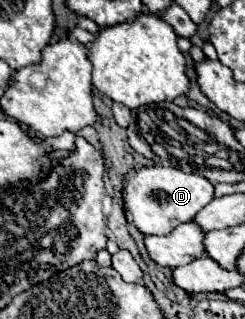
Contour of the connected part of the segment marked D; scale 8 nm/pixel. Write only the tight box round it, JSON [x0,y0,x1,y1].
[124,166,214,234]

